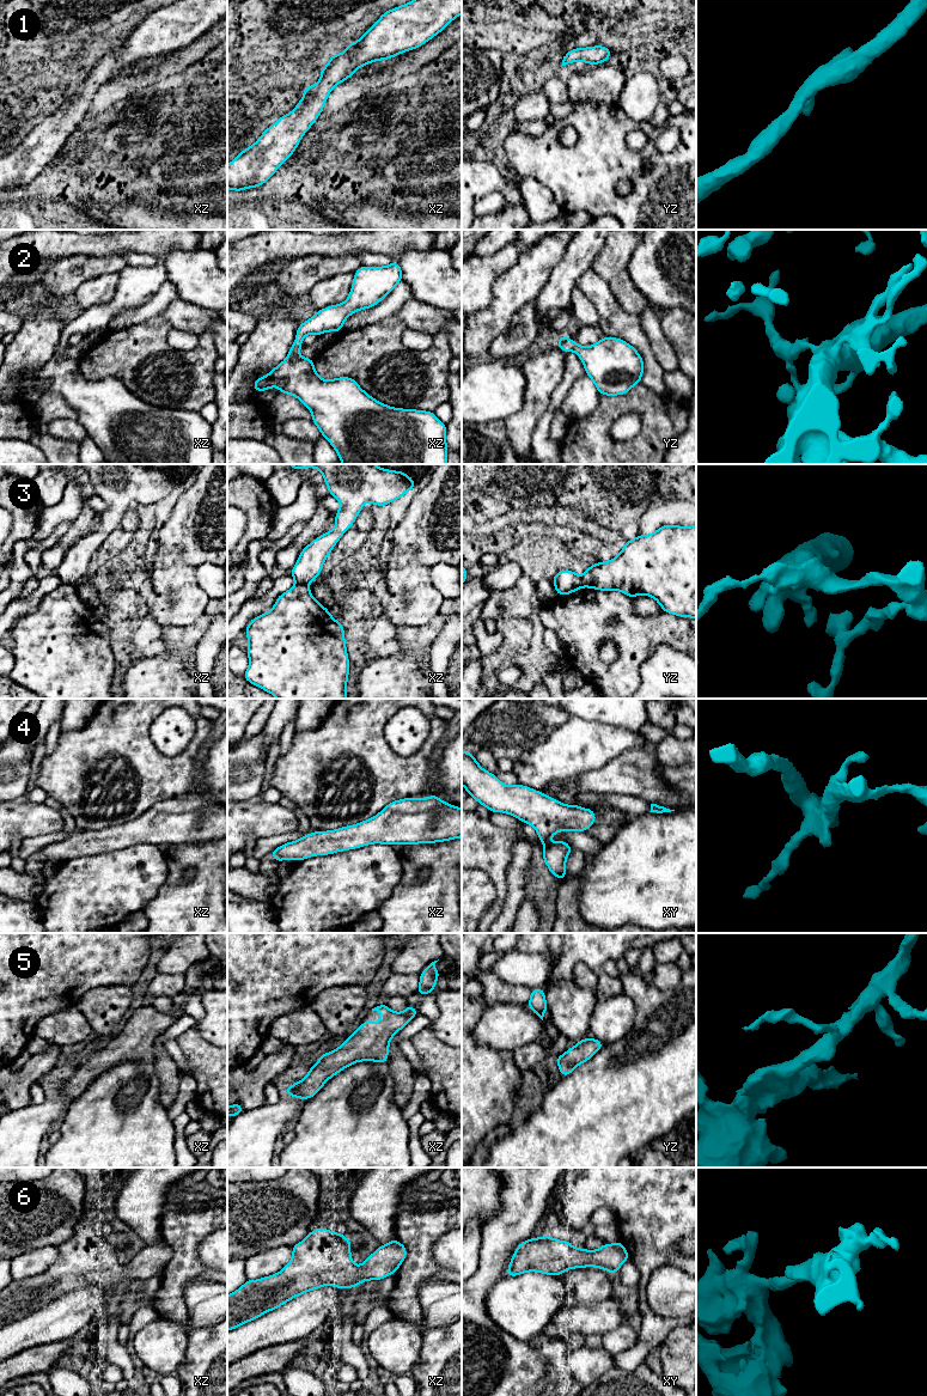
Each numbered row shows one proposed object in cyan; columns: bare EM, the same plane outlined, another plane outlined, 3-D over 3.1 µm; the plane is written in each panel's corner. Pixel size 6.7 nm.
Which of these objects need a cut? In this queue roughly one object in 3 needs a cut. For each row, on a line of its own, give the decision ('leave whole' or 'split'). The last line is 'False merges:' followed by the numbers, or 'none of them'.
1: leave whole
2: leave whole
3: split
4: leave whole
5: leave whole
6: leave whole
False merges: 3

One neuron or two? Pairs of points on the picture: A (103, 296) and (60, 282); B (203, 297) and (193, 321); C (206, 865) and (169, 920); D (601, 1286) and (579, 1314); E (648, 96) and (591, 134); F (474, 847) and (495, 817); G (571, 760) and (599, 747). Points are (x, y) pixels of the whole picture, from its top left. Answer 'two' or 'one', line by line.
A: two
B: two
C: one
D: two
E: two
F: two
G: one

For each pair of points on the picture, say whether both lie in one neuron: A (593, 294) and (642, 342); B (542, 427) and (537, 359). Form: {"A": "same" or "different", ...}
{"A": "same", "B": "different"}

